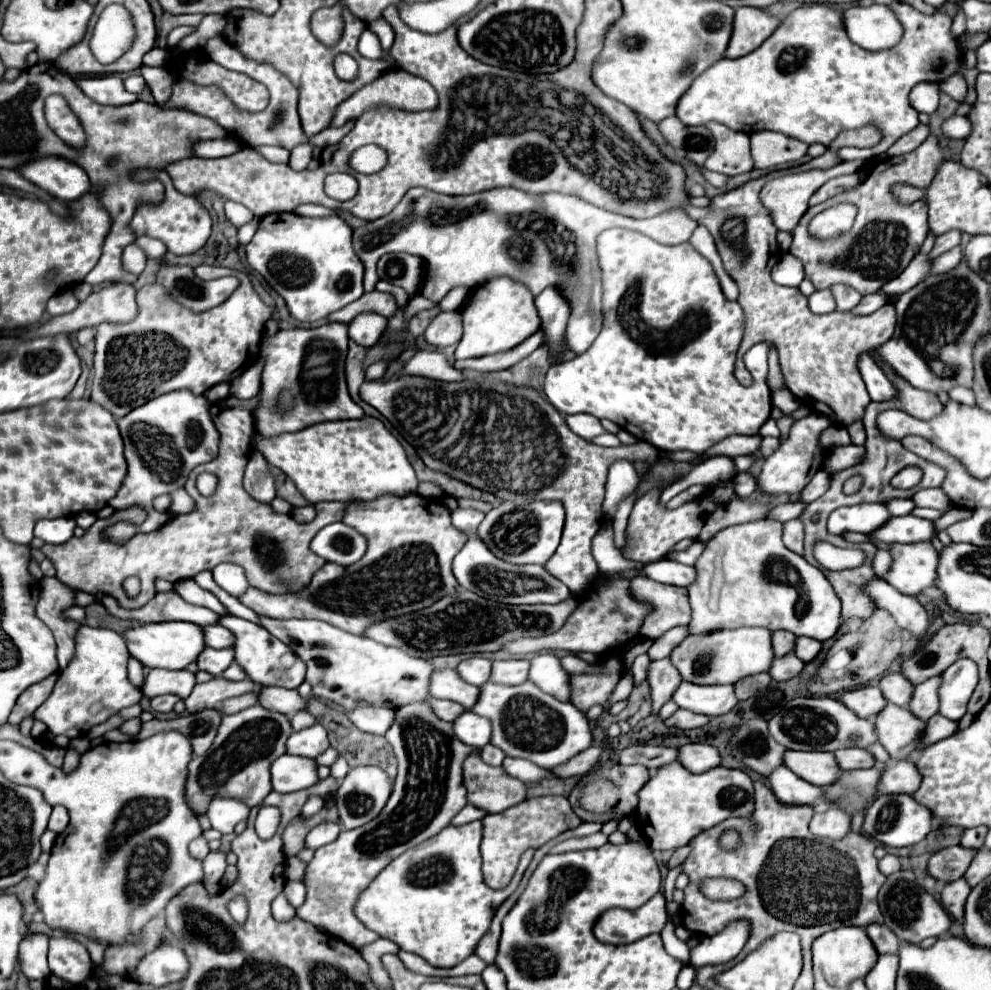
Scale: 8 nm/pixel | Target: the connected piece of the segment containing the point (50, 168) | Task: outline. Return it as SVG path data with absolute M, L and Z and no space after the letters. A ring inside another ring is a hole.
M42 157L20 167L20 173L60 201L76 201L90 191L84 169L62 157Z

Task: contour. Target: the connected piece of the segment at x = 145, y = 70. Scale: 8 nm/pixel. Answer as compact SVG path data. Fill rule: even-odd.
M140 67L142 77L146 79L156 103L166 103L172 91L172 75L168 73L168 69L162 67Z

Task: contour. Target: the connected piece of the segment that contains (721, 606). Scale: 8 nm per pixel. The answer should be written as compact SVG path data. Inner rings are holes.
M754 521L740 523L734 527L722 529L714 535L696 563L698 579L688 587L690 605L692 605L692 621L688 625L690 633L708 633L716 629L736 629L744 625L766 627L770 631L786 629L794 635L812 637L818 641L826 641L836 635L840 627L840 601L834 593L826 575L810 565L802 555L790 551L782 543L782 523L778 521Z

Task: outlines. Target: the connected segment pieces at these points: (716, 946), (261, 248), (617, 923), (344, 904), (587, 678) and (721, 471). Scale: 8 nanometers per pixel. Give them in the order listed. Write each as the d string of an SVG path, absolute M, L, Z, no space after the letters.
M734 921L724 931L704 937L698 947L690 951L690 965L704 967L704 965L724 965L732 961L744 947L748 939L750 927L746 921Z
M294 213L266 215L254 239L246 245L246 257L248 265L254 271L258 271L268 281L268 285L286 301L290 315L302 323L326 319L330 313L338 311L340 307L346 307L364 293L362 289L364 267L352 247L352 229L336 215L330 217L300 217Z
M658 893L640 909L606 911L594 925L594 935L602 943L622 945L638 941L652 933L660 933L664 925L666 925L666 901L664 895Z
M426 701L398 707L394 725L390 725L384 737L394 747L398 759L398 777L386 807L378 819L358 829L342 831L336 841L314 851L314 859L306 865L302 879L308 889L306 901L296 909L298 917L338 935L354 949L378 939L378 935L366 929L352 911L358 895L392 859L450 825L452 817L466 805L462 761L470 749L478 755L482 751L458 741L458 737L454 737L452 723L434 717L434 711Z
M614 653L612 657L608 657L604 663L600 663L600 667L604 669L602 673L596 675L570 675L570 703L574 707L578 707L582 713L586 713L592 705L608 705L608 697L612 695L616 683L622 677L622 661L620 657Z
M714 455L702 463L698 463L684 479L680 481L674 481L672 485L678 485L676 489L674 487L666 487L660 495L660 505L666 505L674 495L678 495L680 491L688 489L690 485L706 485L706 487L712 487L720 481L730 481L730 477L734 475L734 459L728 457L728 455Z

